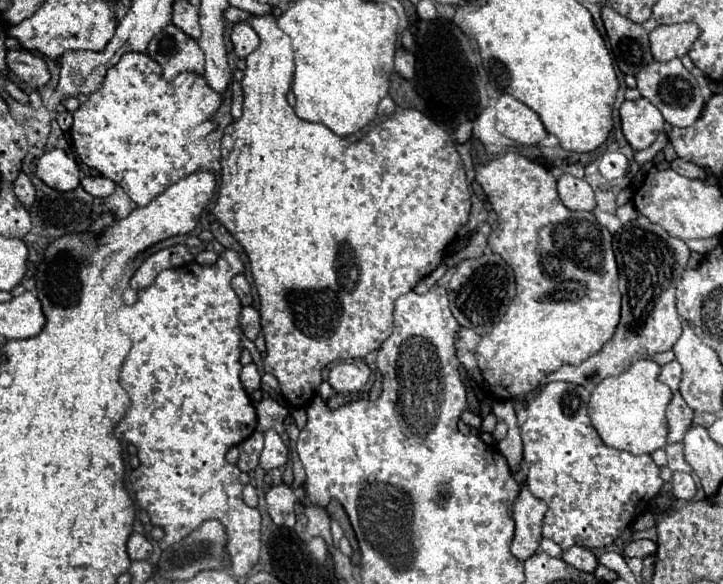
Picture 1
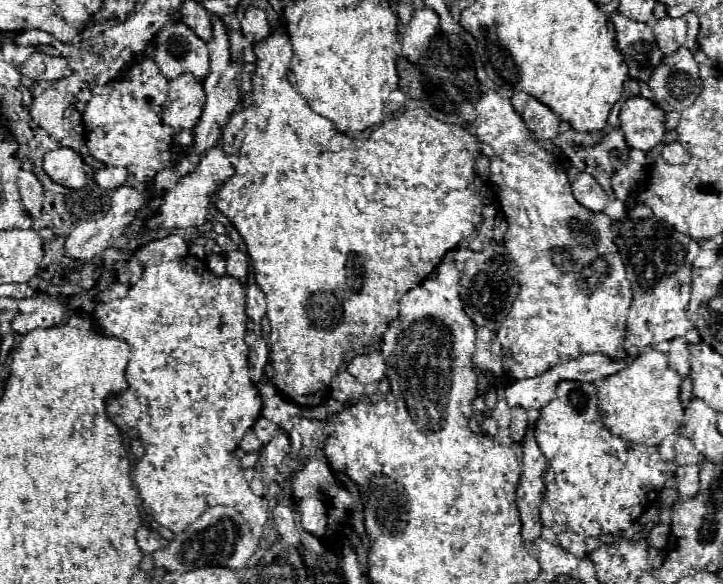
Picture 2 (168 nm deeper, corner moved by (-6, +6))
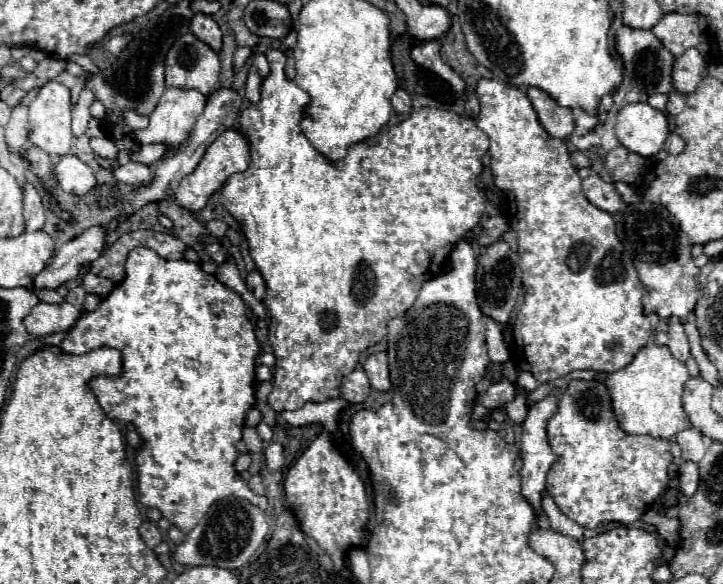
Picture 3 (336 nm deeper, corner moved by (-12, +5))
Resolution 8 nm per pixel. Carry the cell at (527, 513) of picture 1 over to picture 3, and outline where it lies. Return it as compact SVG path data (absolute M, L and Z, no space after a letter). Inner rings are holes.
M548 396L536 404L530 404L528 416L522 424L522 460L524 460L524 466L520 470L522 496L530 502L530 506L534 506L536 516L542 514L542 492L544 492L544 484L546 484L546 474L552 468L552 464L556 462L556 456L550 450L550 444L546 440L546 422L556 412L556 406L558 406L556 396Z

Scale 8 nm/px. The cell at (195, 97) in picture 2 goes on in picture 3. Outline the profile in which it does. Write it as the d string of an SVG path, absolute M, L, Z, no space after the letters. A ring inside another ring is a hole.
M166 88L154 114L150 114L150 126L138 130L136 140L140 144L162 142L170 148L180 146L192 132L196 118L206 106L206 96L198 90Z

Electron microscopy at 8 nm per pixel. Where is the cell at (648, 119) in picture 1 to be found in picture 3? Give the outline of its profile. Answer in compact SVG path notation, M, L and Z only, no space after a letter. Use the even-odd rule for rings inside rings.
M648 102L626 104L618 112L616 134L622 146L640 156L656 156L668 138L668 118Z

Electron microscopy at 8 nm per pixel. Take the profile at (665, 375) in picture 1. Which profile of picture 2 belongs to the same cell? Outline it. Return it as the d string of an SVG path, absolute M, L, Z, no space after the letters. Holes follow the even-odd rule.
M672 339L666 357L668 357L668 365L676 369L682 377L690 373L690 351L686 345L686 339Z

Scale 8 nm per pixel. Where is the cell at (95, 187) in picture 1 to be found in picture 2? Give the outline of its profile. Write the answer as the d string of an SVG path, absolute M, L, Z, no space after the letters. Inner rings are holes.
M102 167L100 171L96 171L94 179L102 189L116 189L126 183L128 175L130 173L124 167Z

